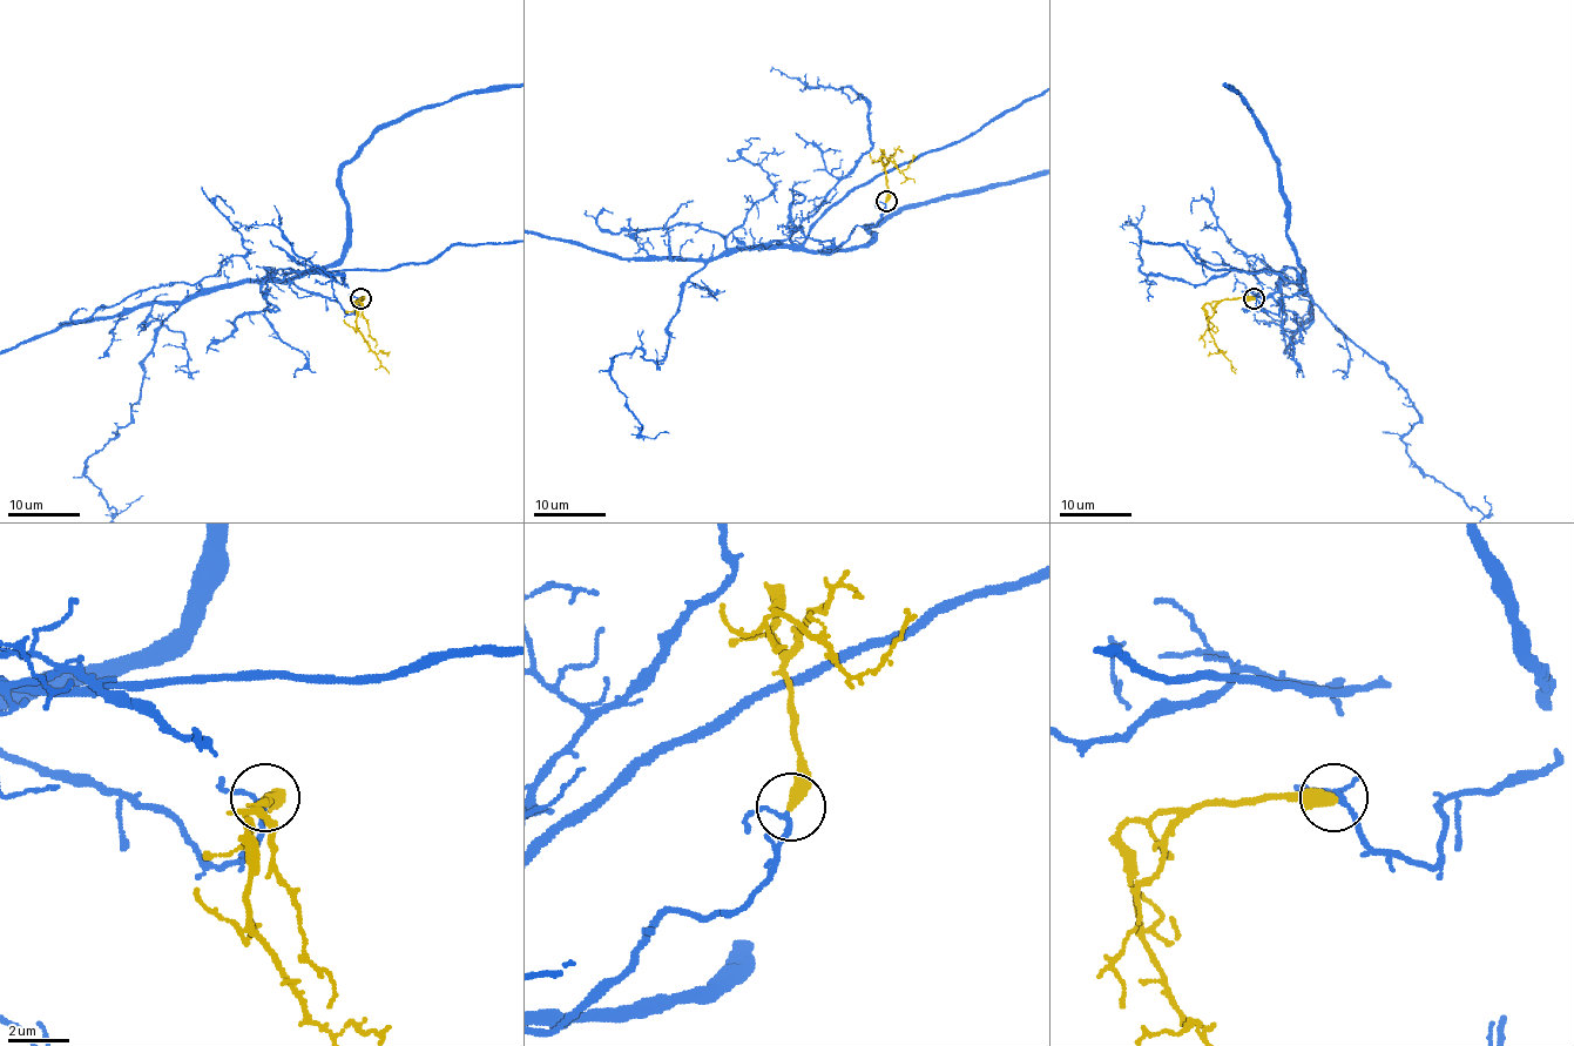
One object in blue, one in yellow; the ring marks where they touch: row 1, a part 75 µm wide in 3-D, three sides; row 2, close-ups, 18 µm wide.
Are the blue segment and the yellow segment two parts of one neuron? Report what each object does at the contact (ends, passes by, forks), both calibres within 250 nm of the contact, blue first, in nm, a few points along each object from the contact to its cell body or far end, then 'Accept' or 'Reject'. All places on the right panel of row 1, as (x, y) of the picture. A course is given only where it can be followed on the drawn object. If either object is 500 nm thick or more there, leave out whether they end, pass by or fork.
At the ring blue passes by. At the ring yellow ends. Thickness 130 nm (blue) against 440 nm. Course of yellow: (1255, 298), (1231, 298), (1204, 305), (1215, 345), (1231, 362), (1235, 373). Accept

